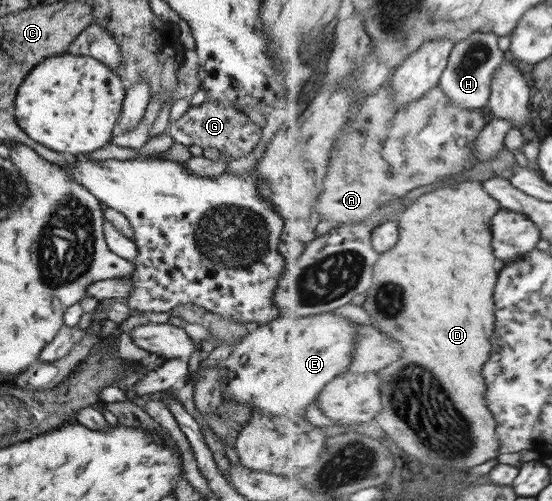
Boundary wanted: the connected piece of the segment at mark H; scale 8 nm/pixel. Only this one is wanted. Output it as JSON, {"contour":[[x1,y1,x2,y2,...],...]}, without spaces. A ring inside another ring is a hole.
{"contour":[[475,32,460,41,451,52,450,62,440,79,441,87,452,99,451,104,468,110,488,108,494,73,507,56,507,52,499,49,499,36,496,33]]}

